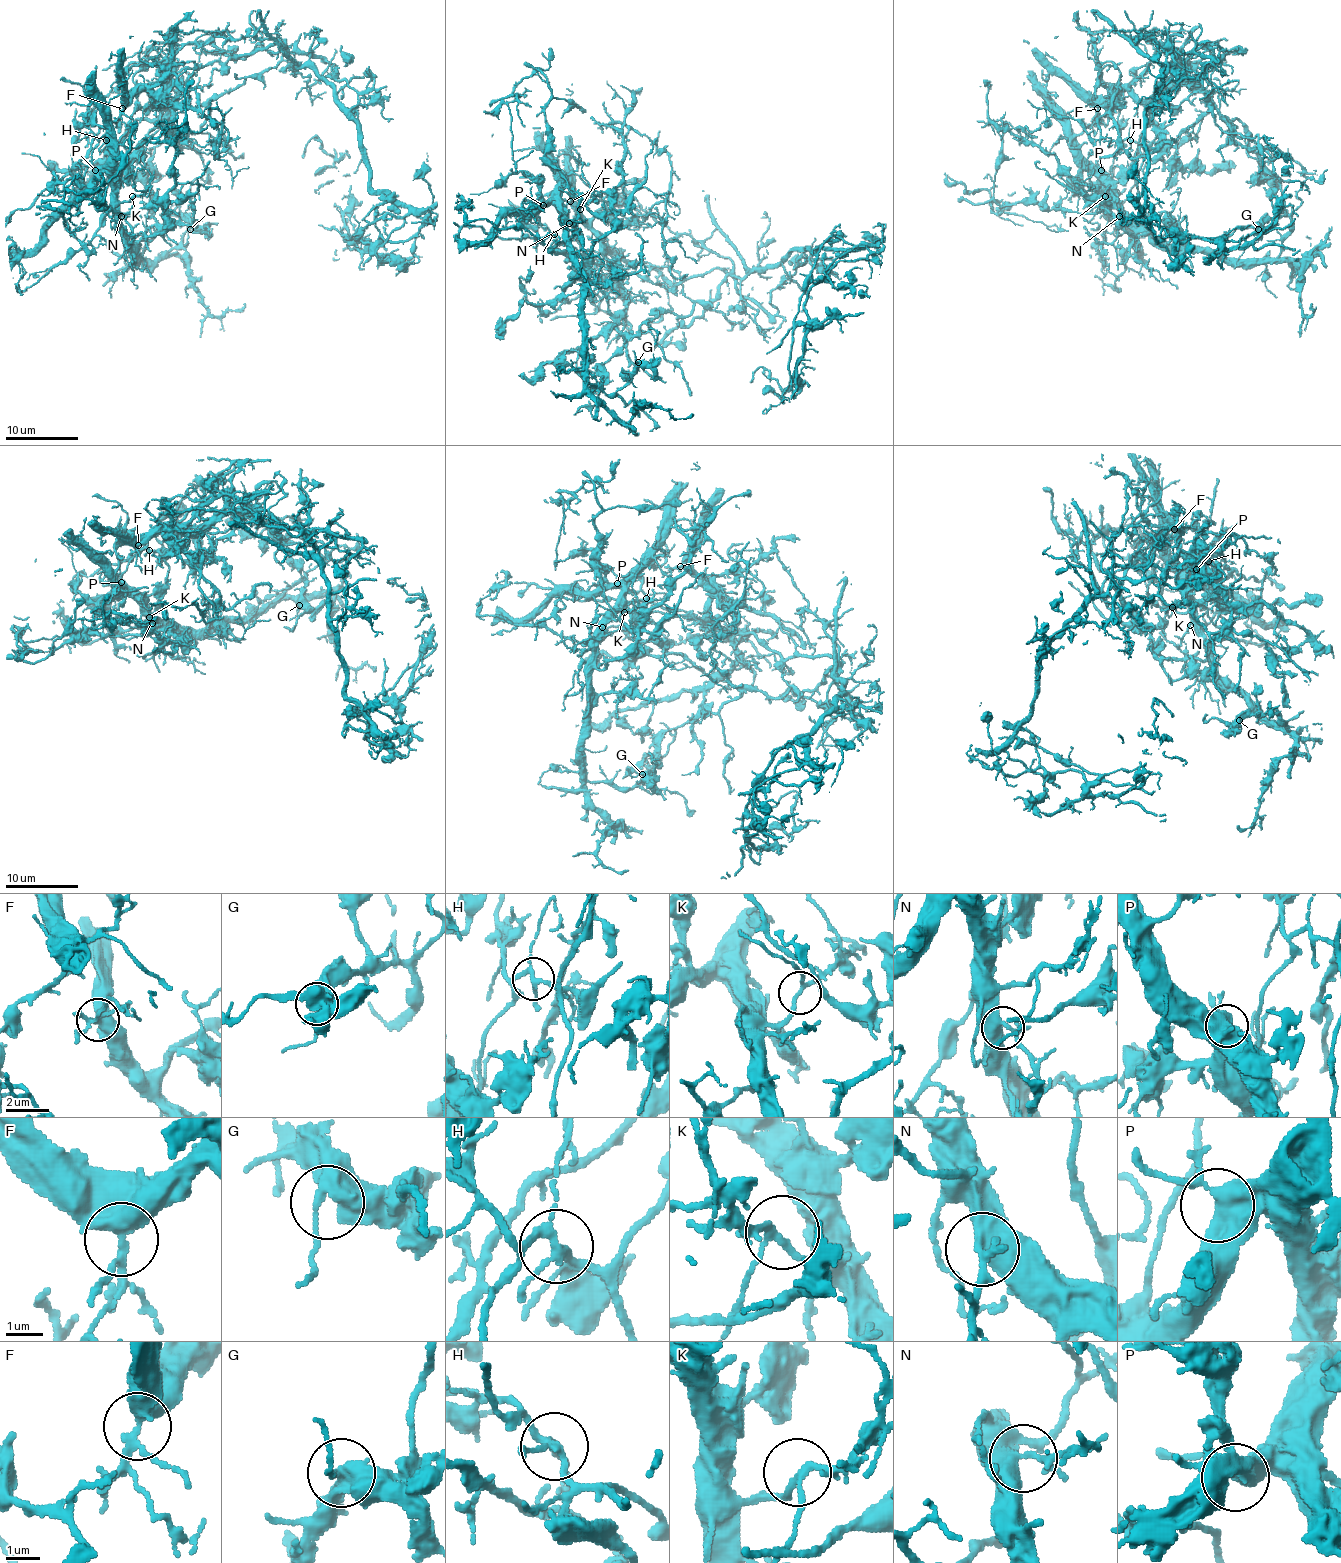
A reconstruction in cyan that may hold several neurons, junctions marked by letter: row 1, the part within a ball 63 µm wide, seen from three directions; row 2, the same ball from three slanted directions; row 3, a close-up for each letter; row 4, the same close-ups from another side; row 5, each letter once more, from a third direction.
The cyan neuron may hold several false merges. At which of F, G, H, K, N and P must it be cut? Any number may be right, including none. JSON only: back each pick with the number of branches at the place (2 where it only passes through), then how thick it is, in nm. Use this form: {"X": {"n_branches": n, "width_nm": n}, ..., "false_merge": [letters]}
{"H": {"n_branches": 4, "width_nm": 200}, "false_merge": ["H"]}

